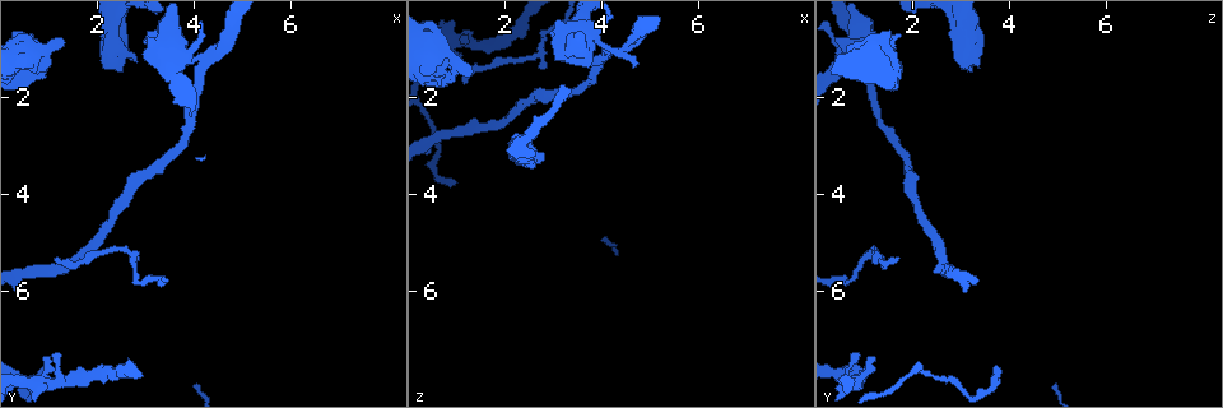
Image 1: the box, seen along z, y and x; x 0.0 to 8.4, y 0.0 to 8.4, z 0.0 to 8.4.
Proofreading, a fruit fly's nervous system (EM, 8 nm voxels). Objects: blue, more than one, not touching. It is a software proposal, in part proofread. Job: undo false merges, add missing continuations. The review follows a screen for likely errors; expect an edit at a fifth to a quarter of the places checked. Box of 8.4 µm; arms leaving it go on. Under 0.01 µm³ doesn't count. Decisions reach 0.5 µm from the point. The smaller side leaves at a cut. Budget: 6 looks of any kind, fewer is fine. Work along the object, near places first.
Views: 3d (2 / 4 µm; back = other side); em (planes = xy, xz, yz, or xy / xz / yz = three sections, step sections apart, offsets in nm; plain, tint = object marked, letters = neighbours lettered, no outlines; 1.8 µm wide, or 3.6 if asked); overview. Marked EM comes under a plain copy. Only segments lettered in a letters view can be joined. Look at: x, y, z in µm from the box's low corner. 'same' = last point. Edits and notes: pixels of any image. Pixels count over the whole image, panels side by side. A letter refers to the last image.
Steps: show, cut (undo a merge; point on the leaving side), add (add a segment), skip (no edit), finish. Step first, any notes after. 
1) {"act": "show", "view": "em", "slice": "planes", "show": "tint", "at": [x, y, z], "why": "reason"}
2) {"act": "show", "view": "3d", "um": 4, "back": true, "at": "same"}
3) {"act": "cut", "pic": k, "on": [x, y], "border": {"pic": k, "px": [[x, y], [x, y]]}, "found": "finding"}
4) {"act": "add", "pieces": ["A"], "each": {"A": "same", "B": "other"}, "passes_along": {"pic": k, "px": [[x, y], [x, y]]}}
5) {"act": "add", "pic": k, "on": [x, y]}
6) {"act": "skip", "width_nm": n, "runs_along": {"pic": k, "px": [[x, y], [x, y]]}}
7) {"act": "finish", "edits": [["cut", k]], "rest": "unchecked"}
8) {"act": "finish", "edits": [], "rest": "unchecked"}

{"act": "show", "view": "em", "slice": "yz", "step": 16, "show": "tint", "at": [0.95, 7.55, 3.70], "why": "thin end"}

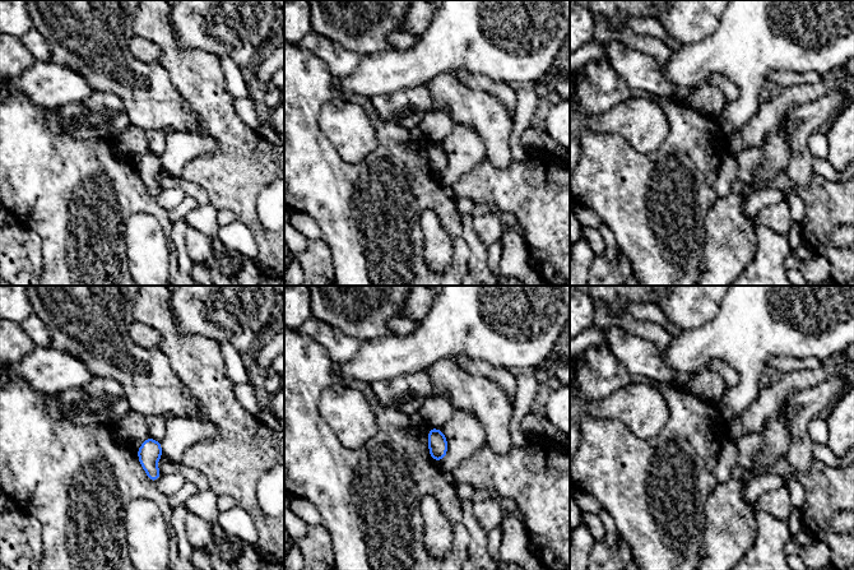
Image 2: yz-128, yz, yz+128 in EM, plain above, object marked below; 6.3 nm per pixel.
{"act": "show", "view": "em", "slice": "planes", "show": "letters", "at": "same", "why": "another direction"}

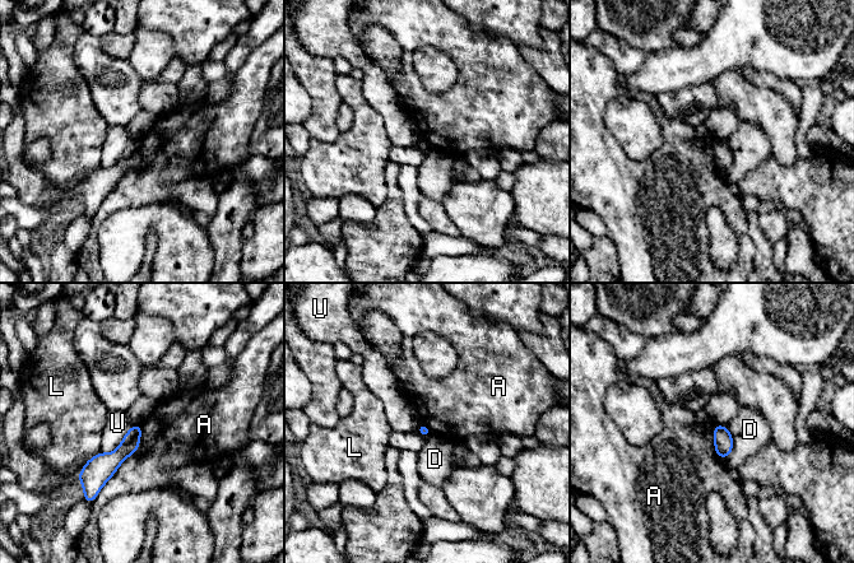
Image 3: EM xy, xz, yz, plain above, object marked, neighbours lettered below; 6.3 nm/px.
{"act": "skip", "width_nm": 70, "each": {"A": "other", "D": "other", "L": "other", "U": "other"}, "border": {"pic": 3, "px": [[140, 424], [139, 447], [93, 499]]}, "found": "none of them fits"}

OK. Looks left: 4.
{"act": "show", "view": "em", "slice": "planes", "show": "tint", "at": [1.25, 7.25, 0.90], "why": "an open end"}

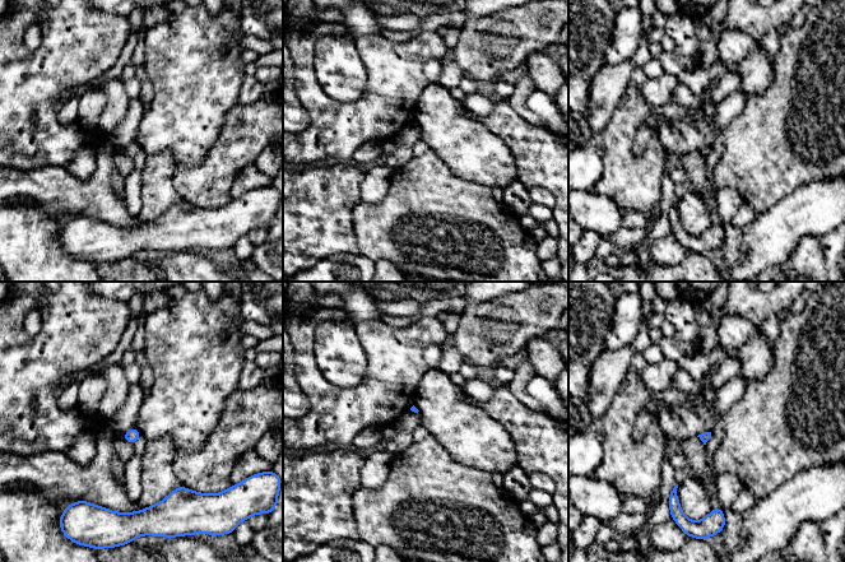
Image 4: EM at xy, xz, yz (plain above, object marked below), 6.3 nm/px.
{"act": "show", "view": "em", "slice": "planes", "show": "letters", "at": "same"}

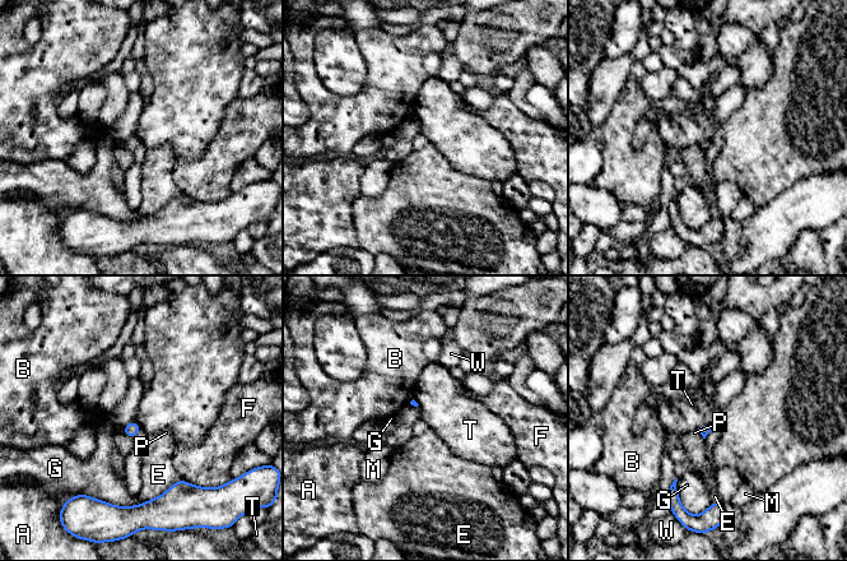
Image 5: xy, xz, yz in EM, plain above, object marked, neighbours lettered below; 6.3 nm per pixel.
{"act": "skip", "each": {"A": "other", "B": "other", "E": "other", "F": "other", "G": "other", "M": "other", "P": "other", "T": "other", "W": "other"}, "border": {"pic": 5, "px": [[710, 425], [701, 426], [697, 430]]}, "found": "none of them fits"}

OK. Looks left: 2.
{"act": "show", "view": "em", "um": 3.6, "slice": "xy", "step": 4, "show": "tint", "at": [2.85, 1.20, 3.30], "why": "free end"}

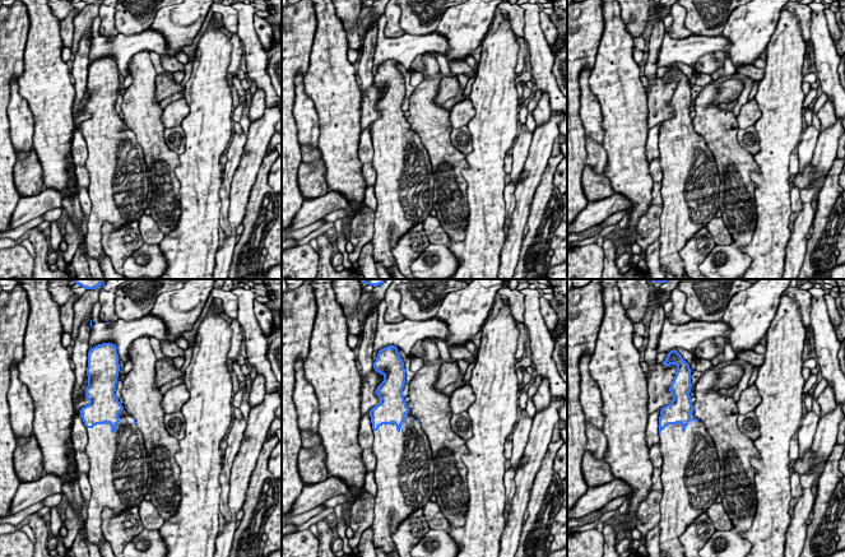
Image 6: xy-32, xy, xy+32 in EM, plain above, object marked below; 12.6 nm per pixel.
{"act": "show", "view": "em", "um": 3.6, "slice": "planes", "show": "letters", "at": "same", "why": "another direction"}

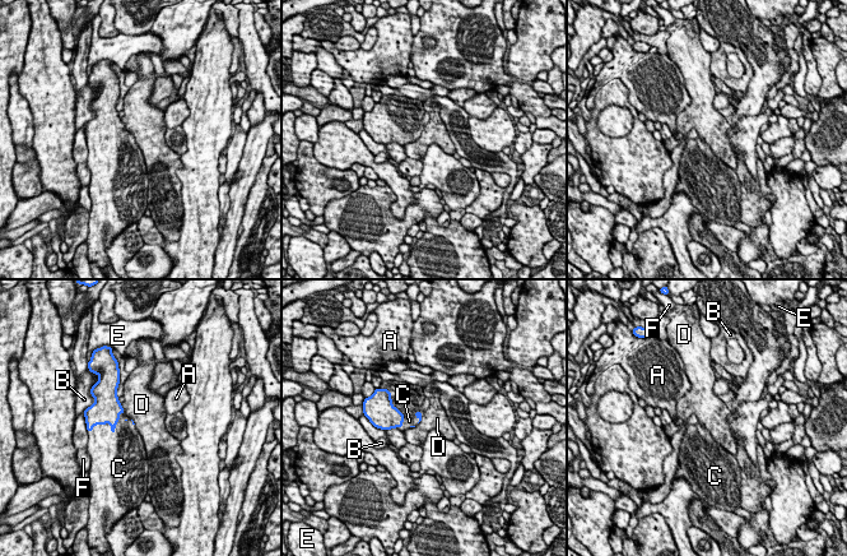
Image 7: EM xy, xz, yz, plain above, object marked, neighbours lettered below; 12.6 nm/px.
{"act": "add", "pieces": ["C"], "each": {"A": "other", "B": "other", "C": "same", "D": "other", "E": "other", "F": "other"}, "passes_along": {"pic": 7, "px": [[107, 412], [112, 431], [108, 450]]}, "found": "the cell continues"}

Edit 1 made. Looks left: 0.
{"act": "finish", "edits": [["add", 7]], "rest": "unchecked"}

